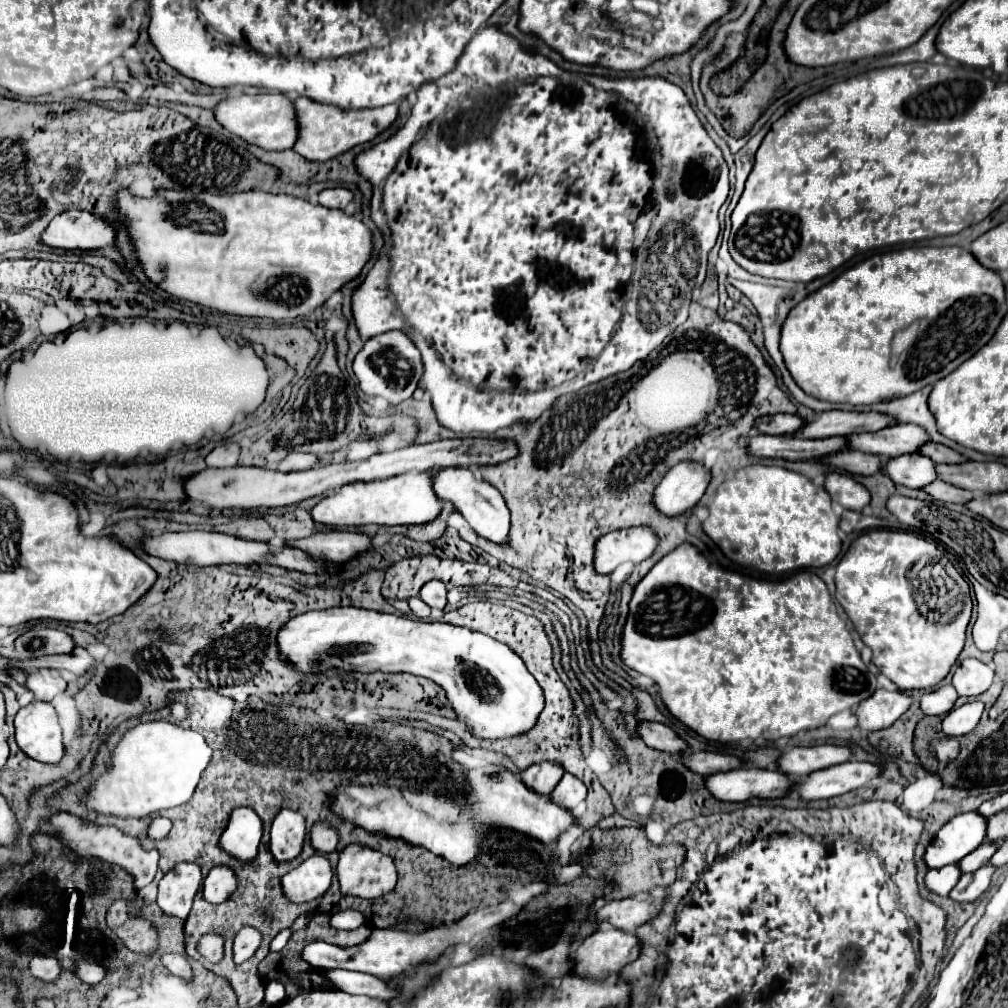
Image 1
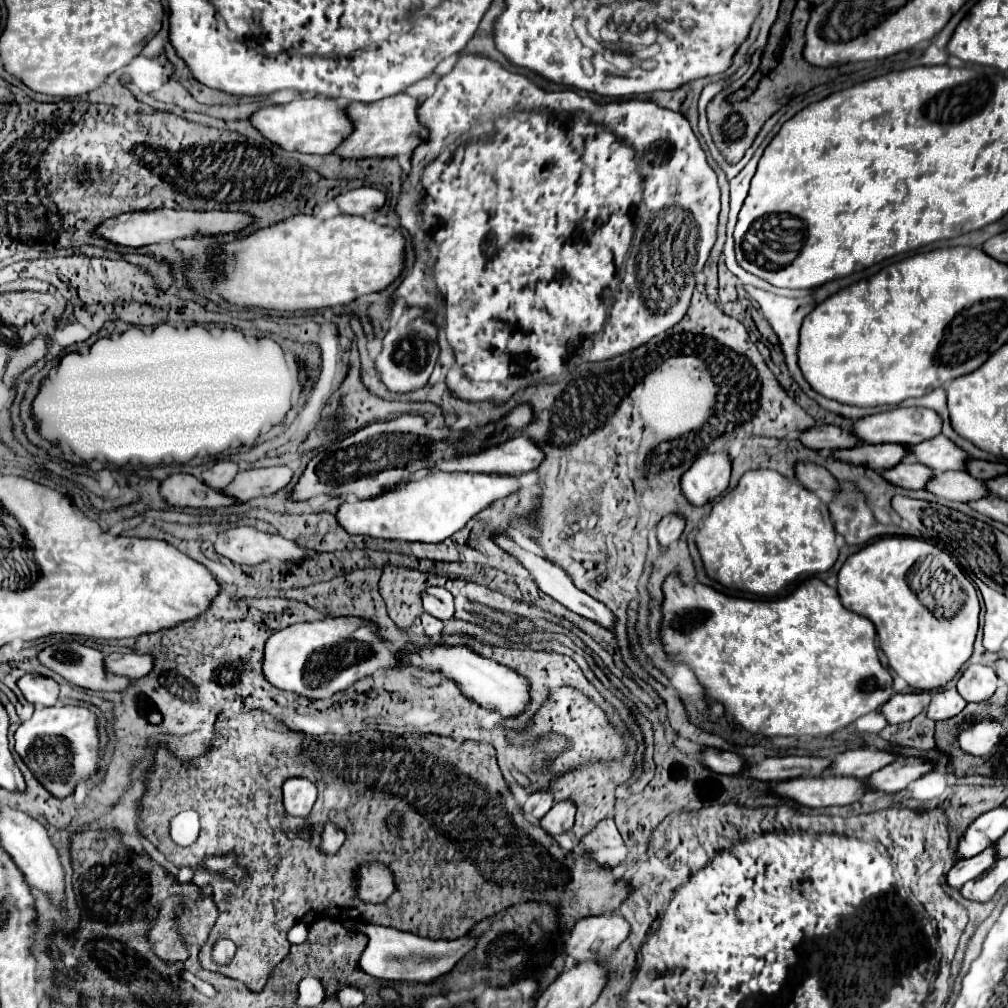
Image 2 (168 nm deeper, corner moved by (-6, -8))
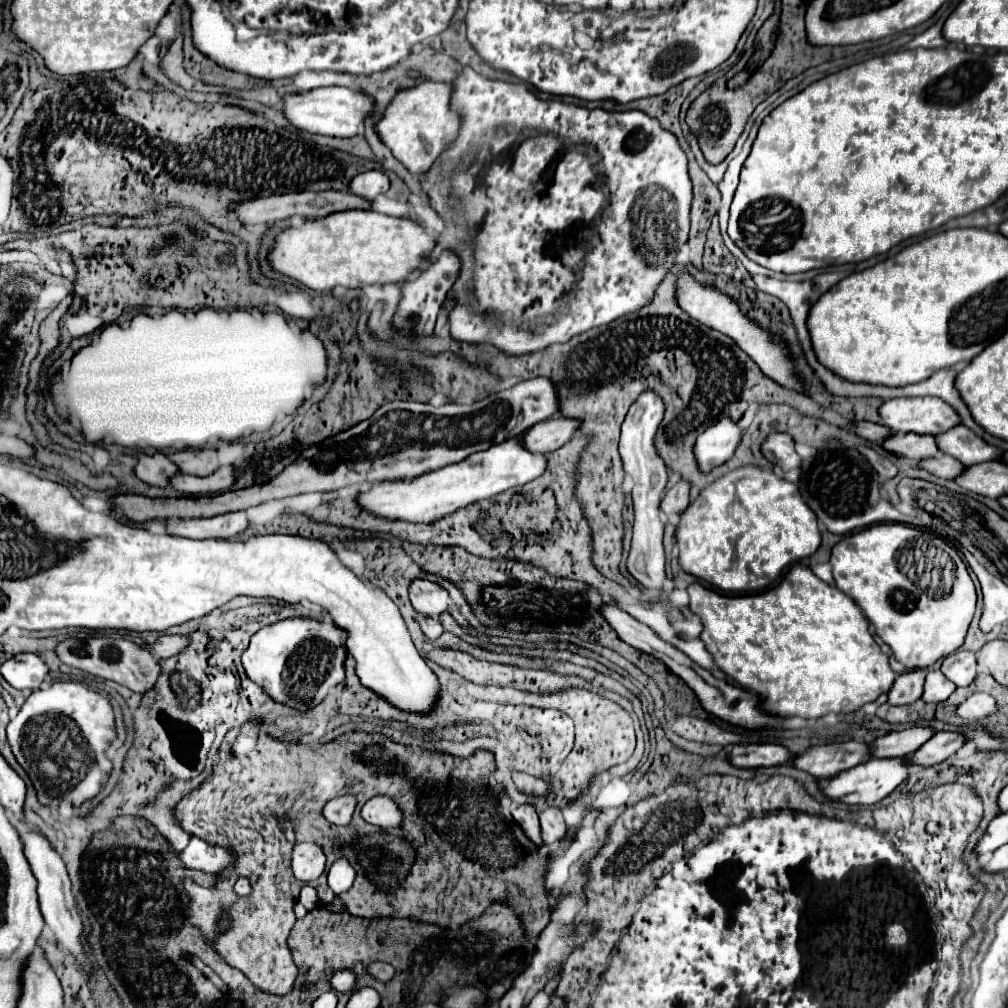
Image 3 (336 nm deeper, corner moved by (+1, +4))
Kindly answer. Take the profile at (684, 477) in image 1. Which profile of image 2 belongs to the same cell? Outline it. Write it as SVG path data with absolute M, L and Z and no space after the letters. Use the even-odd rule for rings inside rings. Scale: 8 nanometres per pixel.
M708 453L700 457L682 477L682 495L690 505L702 507L720 497L730 481L730 457L726 453Z

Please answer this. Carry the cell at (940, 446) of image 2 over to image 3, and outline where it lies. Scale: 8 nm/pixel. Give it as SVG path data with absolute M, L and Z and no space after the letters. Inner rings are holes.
M957 425L957 429L949 429L949 433L941 433L941 437L937 437L937 445L941 445L943 453L953 455L959 461L965 461L965 465L999 461L1003 457L1003 451L999 447L989 445L965 425Z

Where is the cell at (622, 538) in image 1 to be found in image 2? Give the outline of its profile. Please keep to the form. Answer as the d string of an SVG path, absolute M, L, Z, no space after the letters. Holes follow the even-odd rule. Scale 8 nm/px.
M668 515L664 517L656 527L656 539L660 547L670 547L680 539L684 531L684 517L680 515Z

